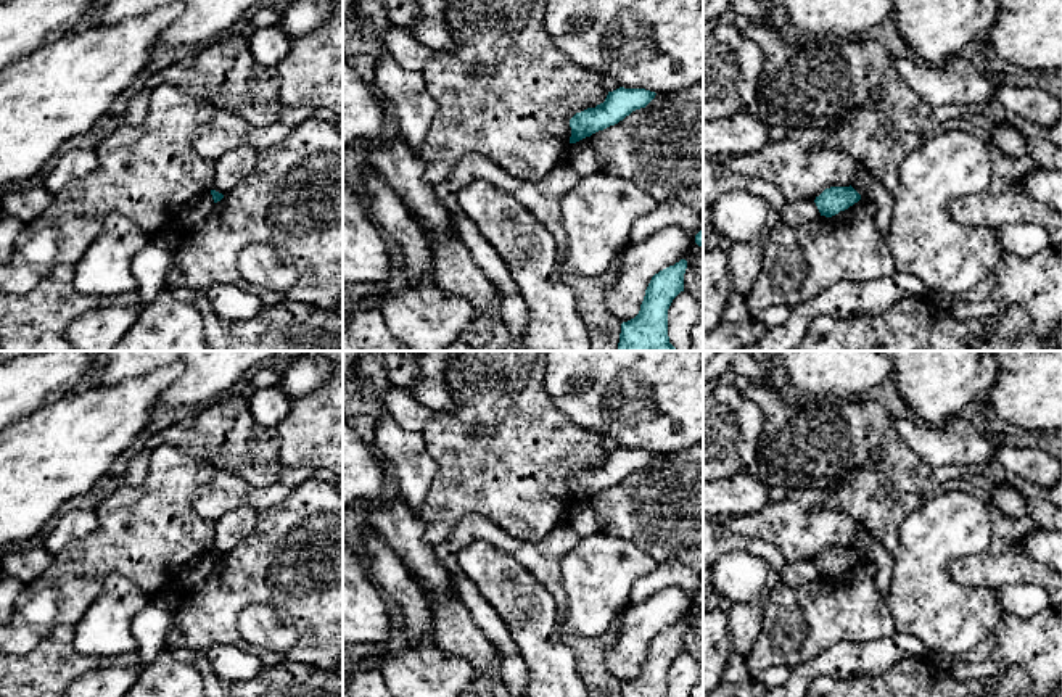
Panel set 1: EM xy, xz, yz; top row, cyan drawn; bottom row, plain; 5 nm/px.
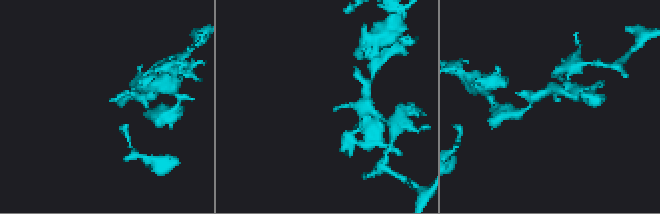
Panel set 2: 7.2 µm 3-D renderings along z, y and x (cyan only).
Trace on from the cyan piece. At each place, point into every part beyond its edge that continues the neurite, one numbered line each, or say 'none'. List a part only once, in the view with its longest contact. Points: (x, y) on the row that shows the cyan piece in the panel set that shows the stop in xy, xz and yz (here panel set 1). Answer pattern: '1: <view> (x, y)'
none

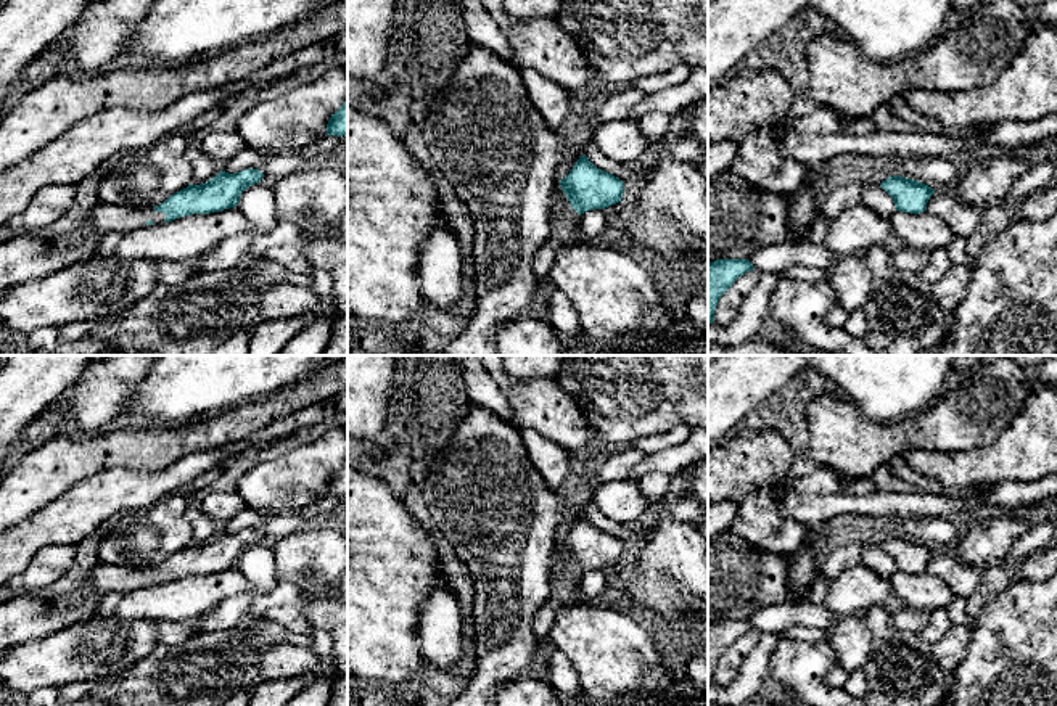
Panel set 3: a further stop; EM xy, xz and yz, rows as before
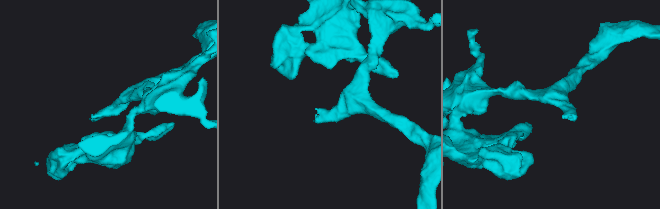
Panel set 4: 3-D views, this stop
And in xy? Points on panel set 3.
1: xy (103, 219)

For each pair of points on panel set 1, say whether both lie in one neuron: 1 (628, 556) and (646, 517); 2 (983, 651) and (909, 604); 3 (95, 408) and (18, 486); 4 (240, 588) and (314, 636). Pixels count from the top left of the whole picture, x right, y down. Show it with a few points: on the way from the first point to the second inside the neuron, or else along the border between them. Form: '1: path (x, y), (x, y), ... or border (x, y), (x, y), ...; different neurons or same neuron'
1: border (599, 530), (633, 541), (657, 564); different neurons
2: border (992, 635), (967, 655); different neurons
3: path (78, 427), (37, 467); same neuron
4: path (261, 588), (277, 588), (304, 615); same neuron

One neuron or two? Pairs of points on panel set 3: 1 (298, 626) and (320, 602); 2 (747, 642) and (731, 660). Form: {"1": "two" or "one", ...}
{"1": "two", "2": "one"}

